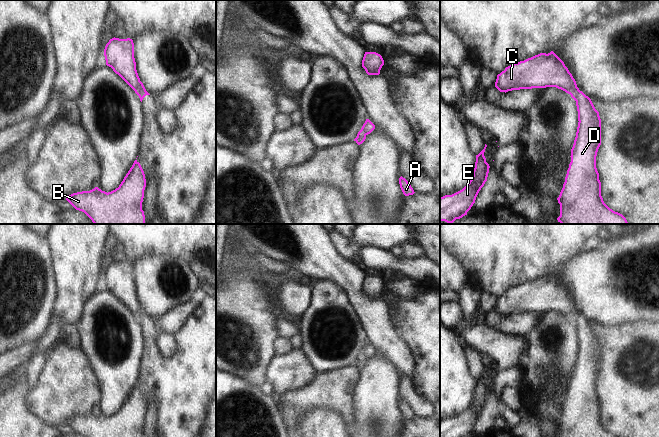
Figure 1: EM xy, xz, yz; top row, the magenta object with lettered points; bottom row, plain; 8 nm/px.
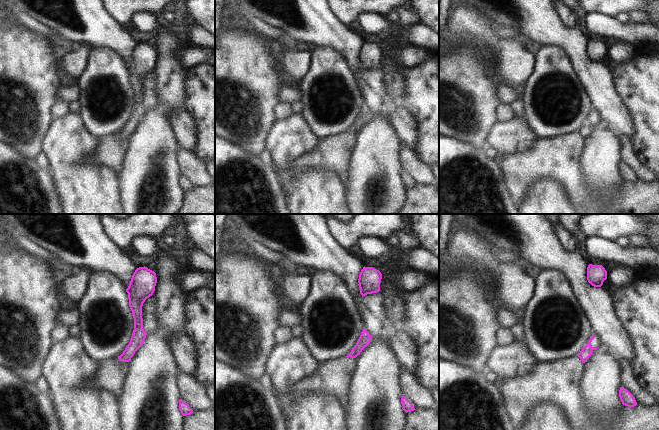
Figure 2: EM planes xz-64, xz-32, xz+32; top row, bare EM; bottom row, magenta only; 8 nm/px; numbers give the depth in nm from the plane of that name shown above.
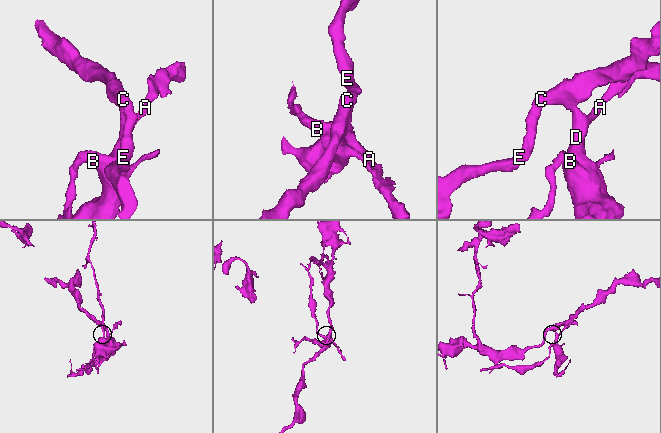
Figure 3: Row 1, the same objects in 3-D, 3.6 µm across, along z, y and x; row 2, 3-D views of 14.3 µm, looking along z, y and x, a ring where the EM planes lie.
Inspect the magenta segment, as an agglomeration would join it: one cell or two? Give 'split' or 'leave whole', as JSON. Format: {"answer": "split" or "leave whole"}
{"answer": "split"}

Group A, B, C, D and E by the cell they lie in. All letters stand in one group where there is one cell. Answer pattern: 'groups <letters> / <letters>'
groups A B D / C E

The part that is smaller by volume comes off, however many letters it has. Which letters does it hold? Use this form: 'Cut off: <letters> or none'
Cut off: A, B, D

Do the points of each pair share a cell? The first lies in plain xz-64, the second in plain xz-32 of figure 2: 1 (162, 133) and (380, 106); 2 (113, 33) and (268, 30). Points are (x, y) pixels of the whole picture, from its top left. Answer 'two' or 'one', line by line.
1: two
2: two

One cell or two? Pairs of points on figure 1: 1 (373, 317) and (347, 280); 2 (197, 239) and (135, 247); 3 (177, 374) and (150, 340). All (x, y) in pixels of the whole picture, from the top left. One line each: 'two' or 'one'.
1: one
2: one
3: one

